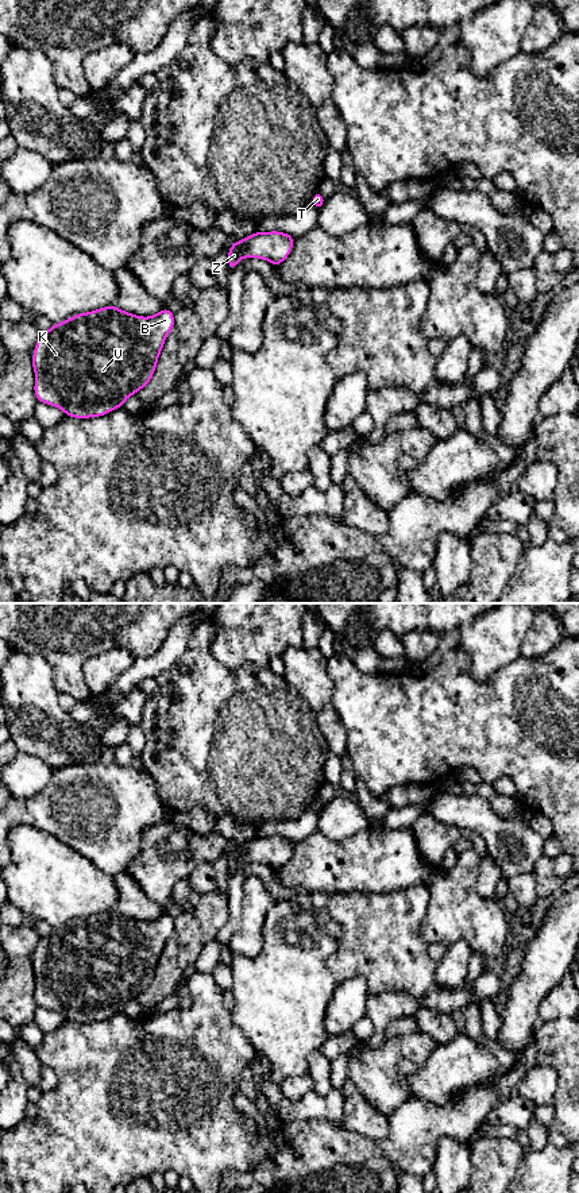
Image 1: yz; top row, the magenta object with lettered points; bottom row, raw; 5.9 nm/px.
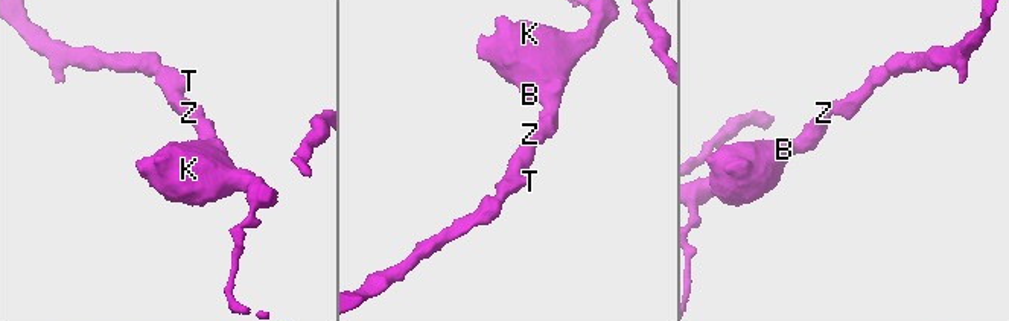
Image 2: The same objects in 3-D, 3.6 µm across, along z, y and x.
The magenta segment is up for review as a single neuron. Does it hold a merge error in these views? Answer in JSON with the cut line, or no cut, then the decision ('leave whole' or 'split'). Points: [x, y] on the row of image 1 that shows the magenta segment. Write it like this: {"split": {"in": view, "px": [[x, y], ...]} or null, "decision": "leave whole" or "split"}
{"split": null, "decision": "leave whole"}

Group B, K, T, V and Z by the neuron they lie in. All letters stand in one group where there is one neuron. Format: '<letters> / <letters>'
B K T V Z

